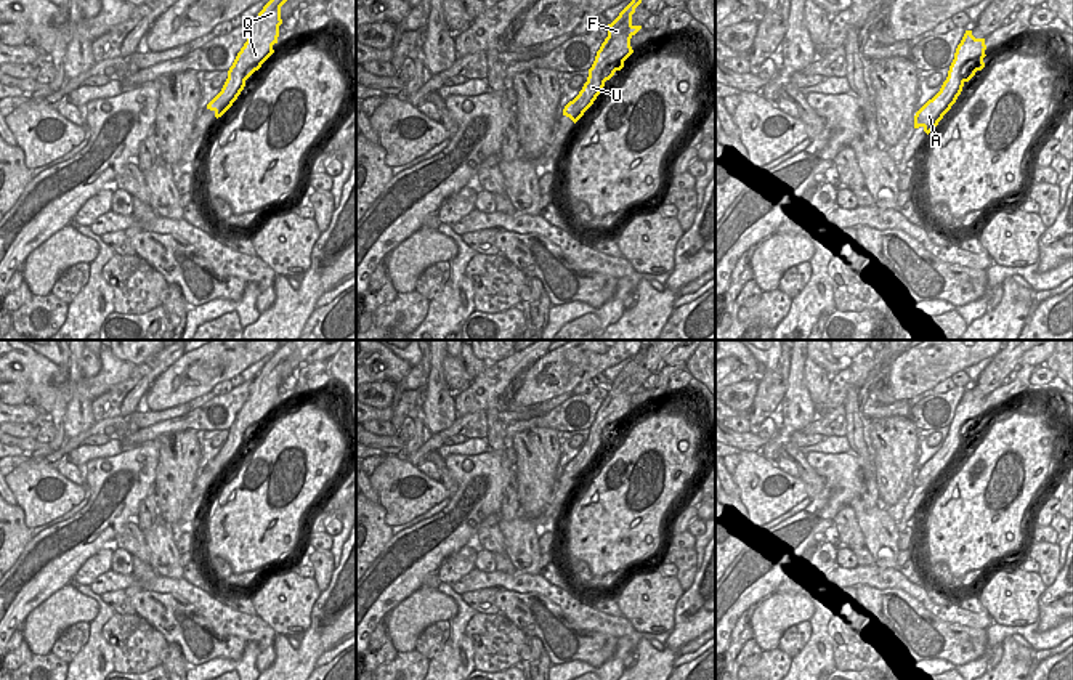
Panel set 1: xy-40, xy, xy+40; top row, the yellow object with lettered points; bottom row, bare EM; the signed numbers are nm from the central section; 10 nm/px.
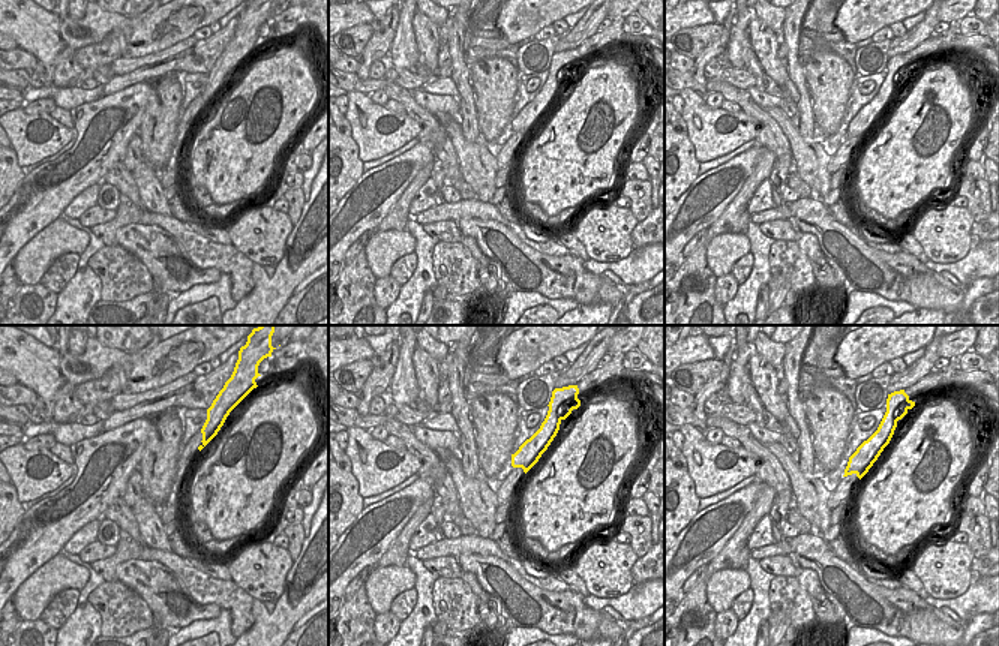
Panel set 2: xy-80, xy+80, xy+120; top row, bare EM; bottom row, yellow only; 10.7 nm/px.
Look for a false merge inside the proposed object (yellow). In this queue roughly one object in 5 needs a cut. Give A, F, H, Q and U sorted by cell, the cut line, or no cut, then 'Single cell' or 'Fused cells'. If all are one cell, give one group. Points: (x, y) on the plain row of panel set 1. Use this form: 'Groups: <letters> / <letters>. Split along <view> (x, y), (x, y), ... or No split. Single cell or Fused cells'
Groups: A F H Q U. No split. Single cell

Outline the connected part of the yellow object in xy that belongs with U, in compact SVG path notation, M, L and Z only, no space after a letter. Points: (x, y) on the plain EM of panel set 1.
M642 346L619 375L608 383L608 396L597 411L595 420L589 428L587 441L579 454L563 468L563 475L569 476L574 483L593 463L603 449L605 441L609 439L616 430L621 430L624 420L634 412L630 398L642 388L642 385L632 383L632 374L645 356L646 346Z

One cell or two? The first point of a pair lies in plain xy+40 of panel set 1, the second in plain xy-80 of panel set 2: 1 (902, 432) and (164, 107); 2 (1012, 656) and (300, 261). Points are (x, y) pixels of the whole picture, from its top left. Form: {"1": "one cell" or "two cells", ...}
{"1": "one cell", "2": "one cell"}

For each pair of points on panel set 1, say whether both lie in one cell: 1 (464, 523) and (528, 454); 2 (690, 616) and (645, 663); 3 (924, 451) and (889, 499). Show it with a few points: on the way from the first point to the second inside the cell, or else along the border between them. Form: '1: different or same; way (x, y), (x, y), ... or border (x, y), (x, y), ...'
1: different; border (517, 464), (514, 483)
2: same; way (684, 631), (659, 659)
3: different; border (918, 430), (918, 461), (915, 470)

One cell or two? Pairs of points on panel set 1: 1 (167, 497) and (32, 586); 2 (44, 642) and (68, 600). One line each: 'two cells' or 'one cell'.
1: two cells
2: one cell

